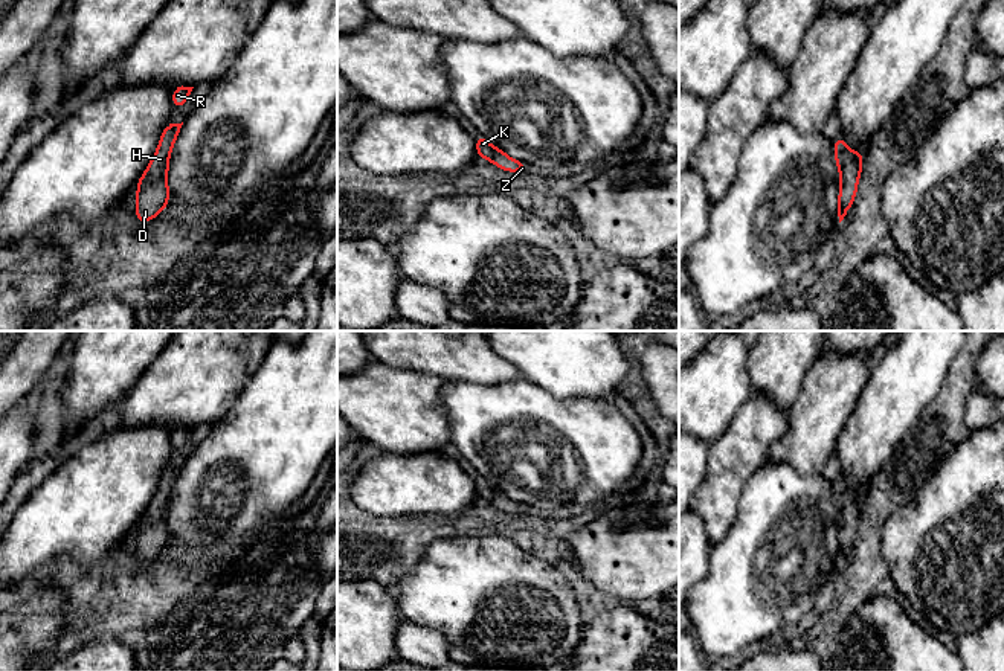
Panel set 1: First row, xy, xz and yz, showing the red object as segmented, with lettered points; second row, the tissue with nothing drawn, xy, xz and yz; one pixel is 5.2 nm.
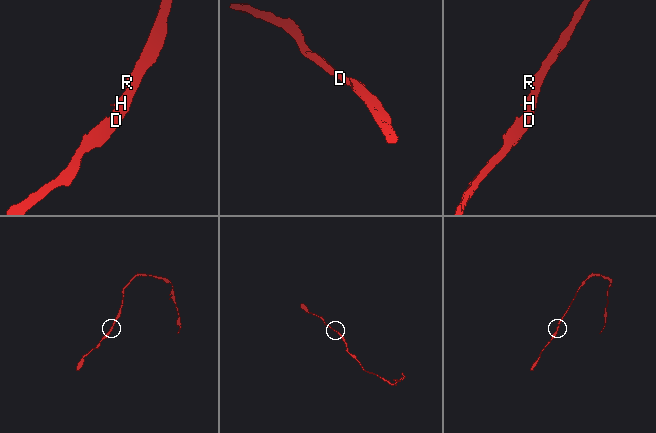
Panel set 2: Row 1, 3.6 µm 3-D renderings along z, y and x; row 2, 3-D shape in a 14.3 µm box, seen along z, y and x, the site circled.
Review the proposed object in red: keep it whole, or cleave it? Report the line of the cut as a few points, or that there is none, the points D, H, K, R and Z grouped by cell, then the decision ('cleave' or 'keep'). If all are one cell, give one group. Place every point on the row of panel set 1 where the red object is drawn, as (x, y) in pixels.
no cut | D H K R Z | keep

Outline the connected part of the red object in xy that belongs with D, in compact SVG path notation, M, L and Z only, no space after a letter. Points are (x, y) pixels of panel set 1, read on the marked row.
M183 122L165 125L157 149L145 172L136 183L136 220L140 224L153 221L168 207L171 197L171 191L166 181L169 172L169 156L182 125Z

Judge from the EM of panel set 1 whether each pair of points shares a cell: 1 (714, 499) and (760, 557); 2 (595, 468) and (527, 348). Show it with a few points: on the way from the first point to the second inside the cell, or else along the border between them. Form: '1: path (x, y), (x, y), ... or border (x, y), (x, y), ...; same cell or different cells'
1: border (745, 488), (733, 526), (714, 546); different cells
2: border (524, 377), (559, 398), (591, 397); different cells

